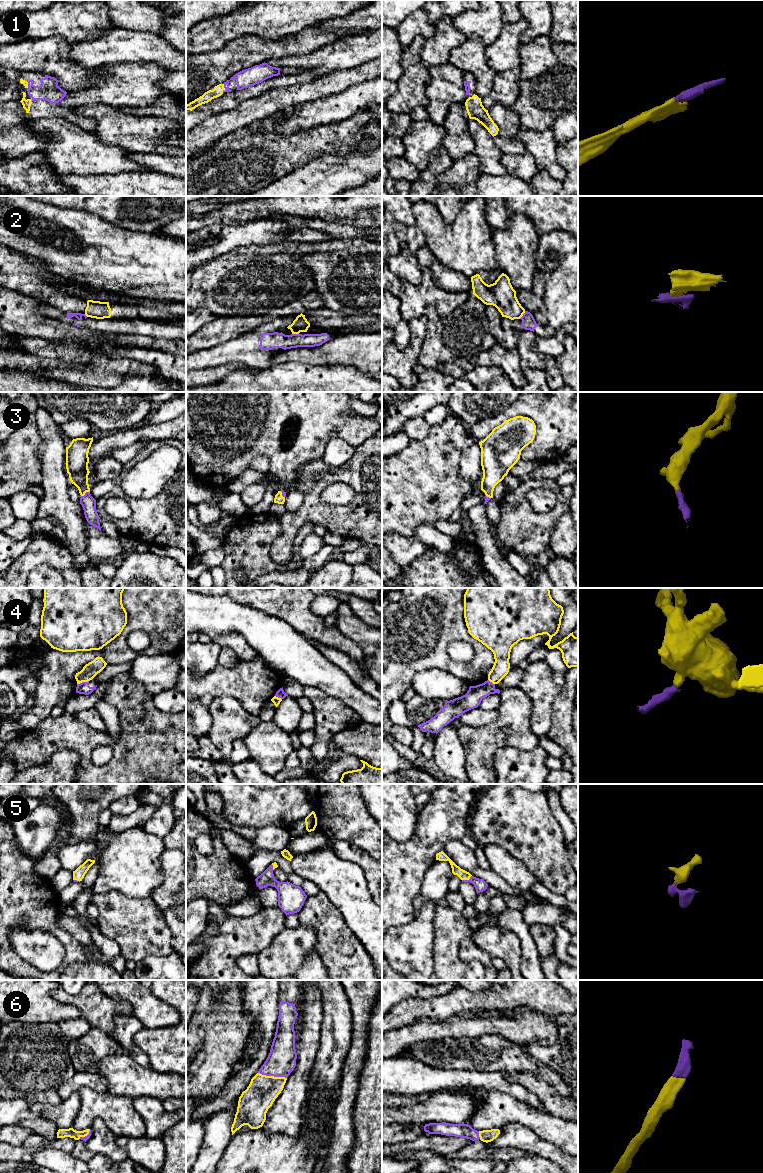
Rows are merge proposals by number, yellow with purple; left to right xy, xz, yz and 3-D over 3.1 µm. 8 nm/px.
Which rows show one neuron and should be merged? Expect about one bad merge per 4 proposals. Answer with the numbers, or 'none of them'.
1, 3, 5, 6

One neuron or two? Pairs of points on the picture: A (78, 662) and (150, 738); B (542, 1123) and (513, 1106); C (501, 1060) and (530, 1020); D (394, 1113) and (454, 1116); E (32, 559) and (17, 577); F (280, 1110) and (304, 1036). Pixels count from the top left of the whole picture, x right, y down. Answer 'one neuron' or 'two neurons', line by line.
A: two neurons
B: one neuron
C: two neurons
D: one neuron
E: one neuron
F: one neuron

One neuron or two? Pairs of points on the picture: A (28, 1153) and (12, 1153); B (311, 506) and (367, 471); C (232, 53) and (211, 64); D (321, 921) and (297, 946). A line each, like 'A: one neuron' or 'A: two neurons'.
A: one neuron
B: one neuron
C: one neuron
D: two neurons

